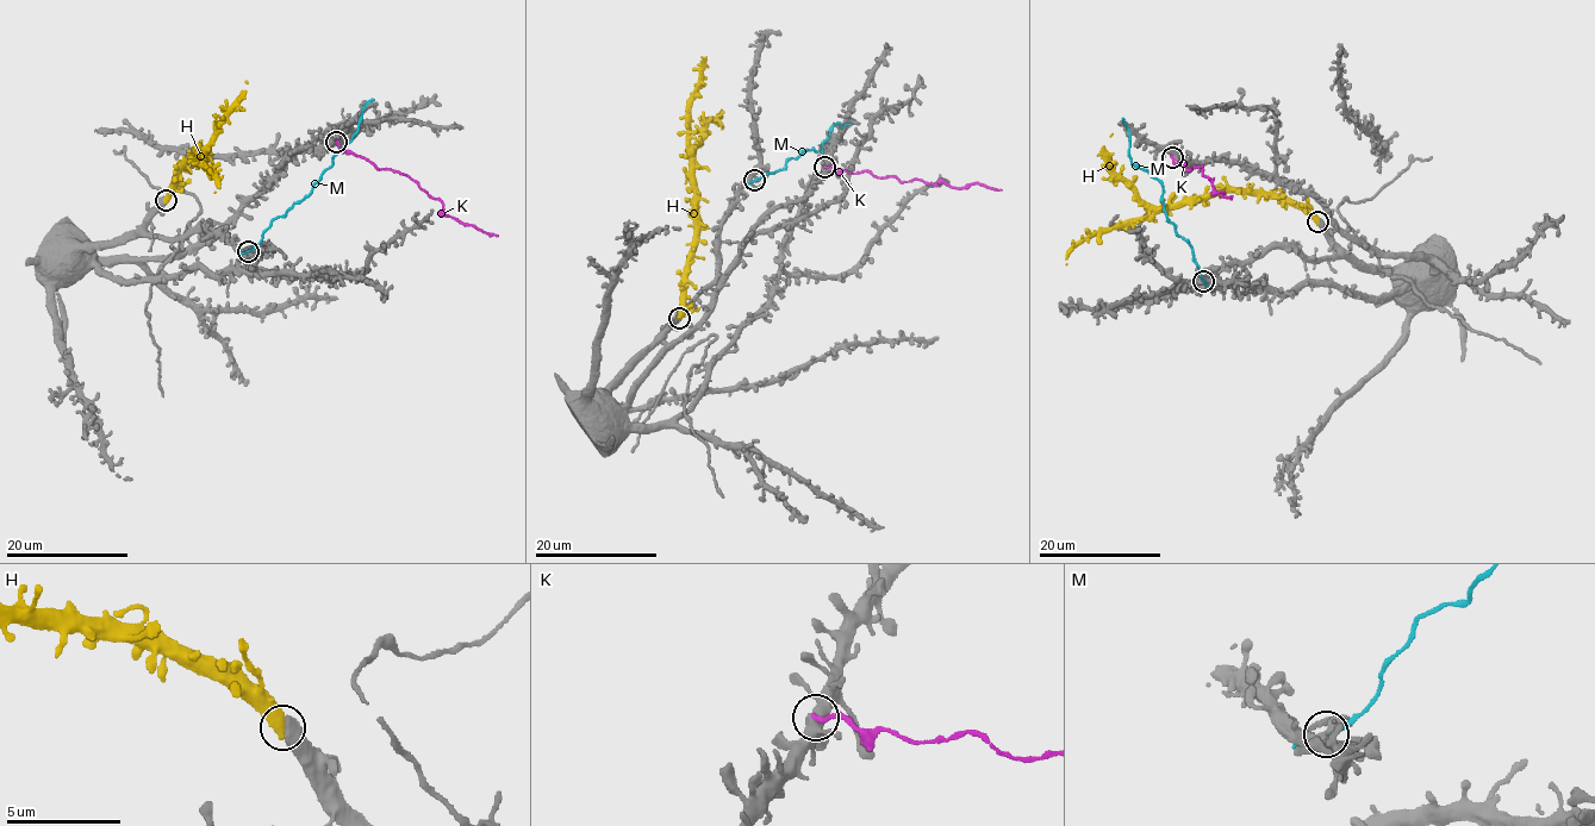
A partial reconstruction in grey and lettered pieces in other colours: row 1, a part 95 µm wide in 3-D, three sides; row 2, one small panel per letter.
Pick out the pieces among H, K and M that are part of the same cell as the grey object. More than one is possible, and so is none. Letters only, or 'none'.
H

